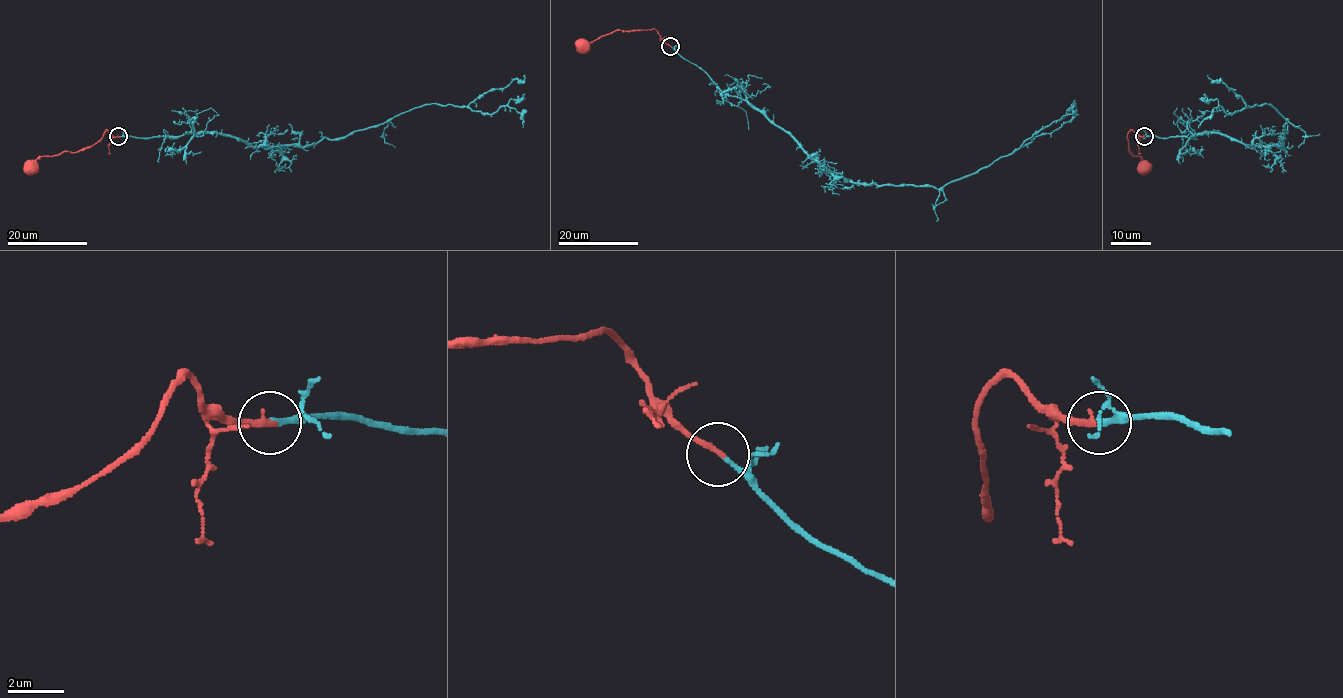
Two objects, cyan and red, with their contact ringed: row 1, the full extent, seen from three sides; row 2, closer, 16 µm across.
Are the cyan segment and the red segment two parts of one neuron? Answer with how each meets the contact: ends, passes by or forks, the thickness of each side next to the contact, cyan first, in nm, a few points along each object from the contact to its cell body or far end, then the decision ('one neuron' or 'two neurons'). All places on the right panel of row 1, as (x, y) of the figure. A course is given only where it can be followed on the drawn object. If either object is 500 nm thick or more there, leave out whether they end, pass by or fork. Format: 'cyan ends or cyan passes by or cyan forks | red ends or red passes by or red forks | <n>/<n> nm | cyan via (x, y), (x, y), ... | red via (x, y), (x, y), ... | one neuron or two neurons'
cyan ends | red ends | 160/240 nm | cyan via (1144, 136), (1219, 133), (1251, 147), (1280, 146), (1287, 122), (1271, 105), (1231, 114), (1218, 106), (1198, 128) | red via (1144, 137), (1131, 130), (1127, 135), (1128, 152), (1139, 156), (1144, 173) | one neuron

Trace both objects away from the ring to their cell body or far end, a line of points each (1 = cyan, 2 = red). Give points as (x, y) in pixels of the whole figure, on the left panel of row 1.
1: (118, 136), (221, 133), (255, 147), (308, 146), (439, 104), (486, 114), (508, 106), (521, 114), (522, 128)
2: (118, 137), (111, 136), (106, 130), (91, 146), (76, 152), (41, 156), (25, 173)

